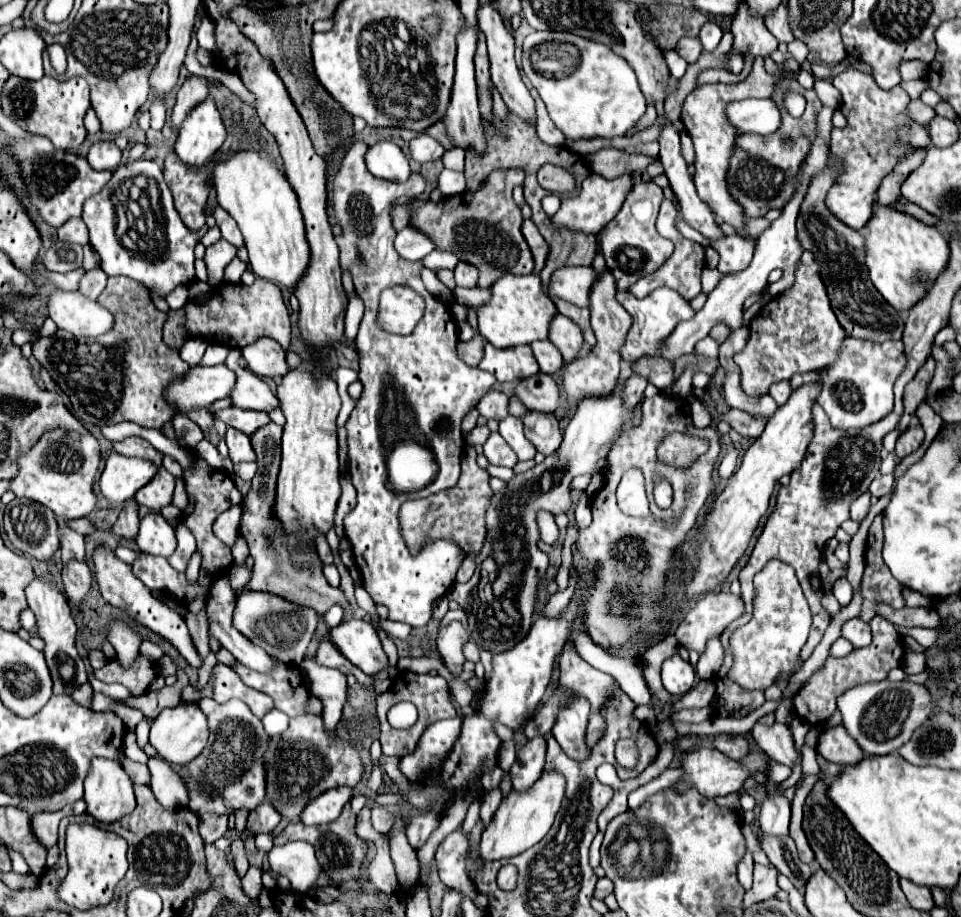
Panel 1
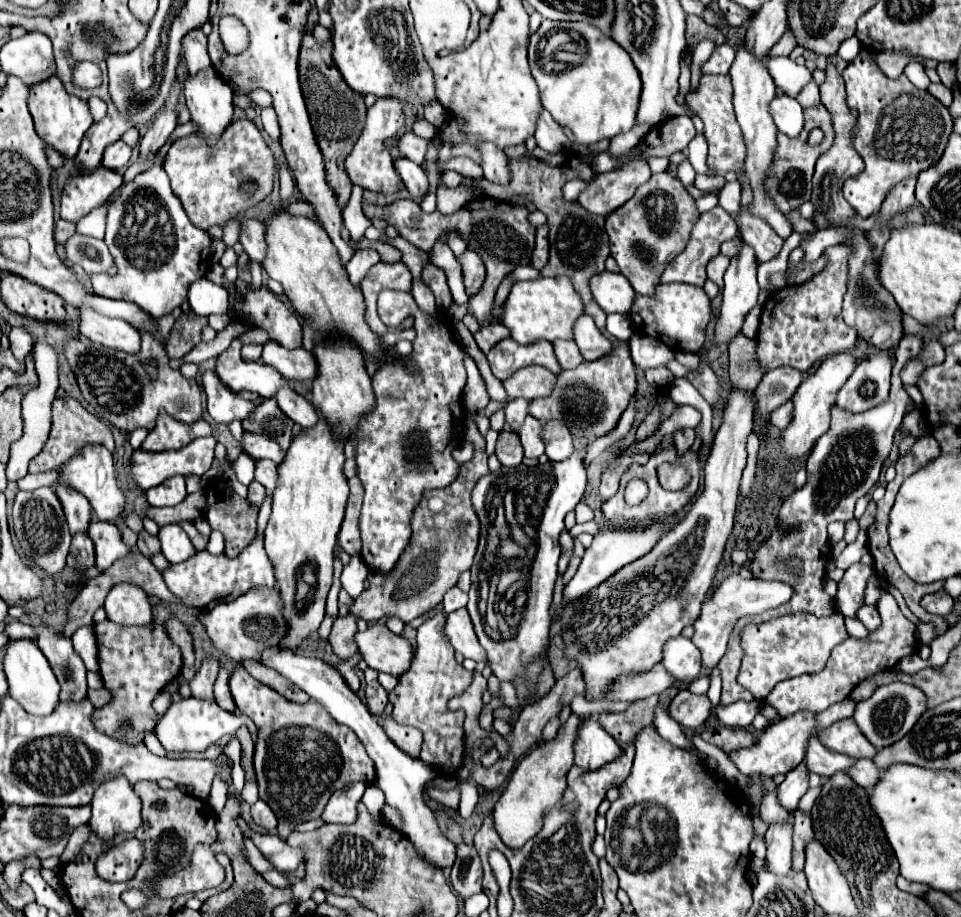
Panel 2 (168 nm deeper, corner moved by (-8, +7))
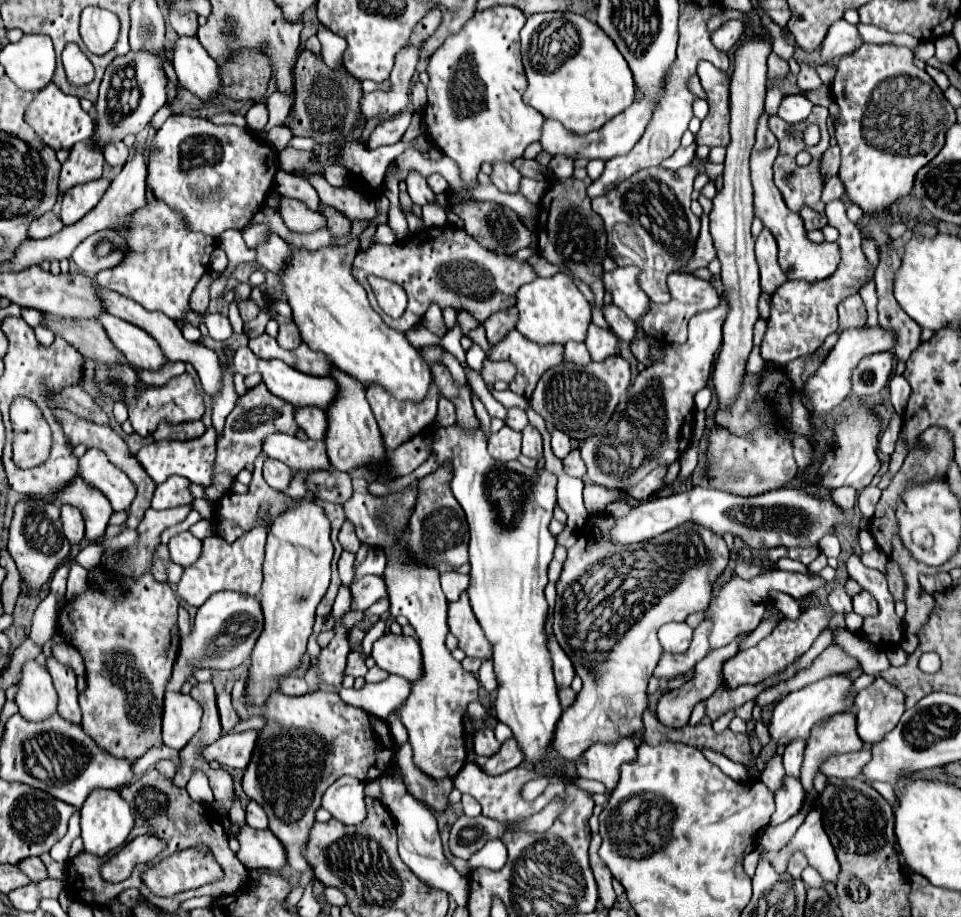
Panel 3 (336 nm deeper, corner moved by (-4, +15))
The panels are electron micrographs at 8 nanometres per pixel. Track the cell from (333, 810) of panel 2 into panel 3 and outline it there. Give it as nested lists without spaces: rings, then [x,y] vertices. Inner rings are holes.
[[[338,778],[322,796],[322,808],[326,808],[336,820],[344,824],[360,824],[366,816],[364,784],[358,778]]]

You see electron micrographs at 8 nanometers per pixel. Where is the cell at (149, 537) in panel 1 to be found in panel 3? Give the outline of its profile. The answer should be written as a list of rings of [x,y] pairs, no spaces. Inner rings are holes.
[[[182,532],[168,542],[168,548],[170,548],[172,562],[176,562],[180,566],[188,566],[188,564],[194,564],[196,558],[200,556],[202,542],[198,538],[194,538],[190,532]]]

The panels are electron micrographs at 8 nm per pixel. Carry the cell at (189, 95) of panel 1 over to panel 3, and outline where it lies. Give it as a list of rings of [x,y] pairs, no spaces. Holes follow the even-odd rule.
[[[196,14],[172,16],[170,24],[178,32],[178,36],[196,36],[196,32],[198,32],[198,16]]]

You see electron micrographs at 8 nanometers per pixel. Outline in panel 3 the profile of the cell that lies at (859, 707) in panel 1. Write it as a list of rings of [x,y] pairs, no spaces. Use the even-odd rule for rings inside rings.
[[[876,678],[868,688],[860,690],[854,700],[858,718],[858,736],[868,746],[882,740],[904,714],[904,692],[884,678]]]

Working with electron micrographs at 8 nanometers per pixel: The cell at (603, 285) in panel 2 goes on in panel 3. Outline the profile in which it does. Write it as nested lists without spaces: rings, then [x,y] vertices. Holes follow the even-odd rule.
[[[624,266],[602,274],[604,290],[612,296],[612,302],[630,318],[640,320],[648,310],[648,296],[638,286],[636,268]]]

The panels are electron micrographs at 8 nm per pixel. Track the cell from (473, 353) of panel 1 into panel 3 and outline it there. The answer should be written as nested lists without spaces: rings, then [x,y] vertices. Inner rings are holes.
[[[508,308],[504,312],[492,314],[482,326],[486,330],[488,342],[498,344],[516,326],[516,308]]]

